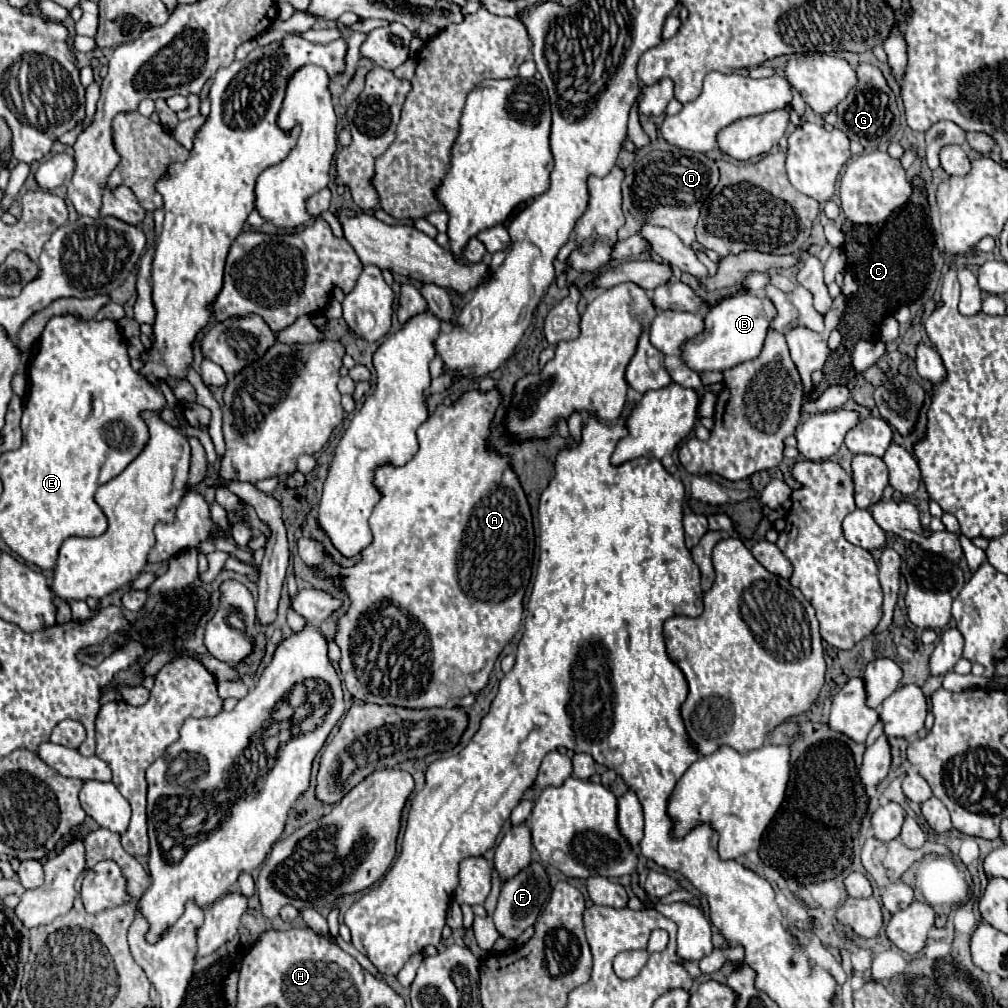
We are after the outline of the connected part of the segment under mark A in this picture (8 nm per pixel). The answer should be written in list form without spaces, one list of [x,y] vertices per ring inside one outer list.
[[[497,387],[491,391],[479,391],[479,389],[467,391],[457,401],[453,401],[451,405],[437,405],[435,411],[429,415],[429,419],[417,429],[419,451],[415,453],[415,457],[401,467],[387,463],[375,471],[375,487],[381,493],[381,499],[375,505],[373,515],[369,519],[373,543],[363,549],[363,557],[359,563],[355,563],[353,567],[341,567],[333,561],[333,557],[329,553],[325,553],[323,543],[319,543],[315,539],[307,539],[307,537],[301,537],[297,542],[298,553],[301,555],[301,559],[305,561],[305,565],[309,565],[317,577],[323,577],[323,579],[335,577],[337,583],[343,587],[343,591],[351,599],[349,609],[337,621],[335,643],[341,649],[339,669],[341,669],[345,687],[353,695],[353,699],[357,699],[357,701],[377,703],[377,705],[415,707],[415,709],[419,709],[419,707],[445,707],[451,697],[463,697],[467,693],[477,693],[487,685],[489,675],[493,671],[493,665],[499,659],[503,647],[519,631],[519,625],[523,619],[523,595],[525,595],[523,581],[529,581],[529,577],[531,577],[535,535],[533,535],[531,509],[529,509],[525,491],[519,483],[519,477],[511,467],[511,457],[501,455],[499,451],[489,447],[491,423],[493,423],[493,417],[495,417],[495,411],[499,405],[501,405],[501,393]]]

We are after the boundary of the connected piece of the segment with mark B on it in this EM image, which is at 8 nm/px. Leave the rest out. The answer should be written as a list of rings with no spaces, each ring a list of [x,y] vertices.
[[[737,293],[719,301],[705,317],[705,331],[683,345],[683,361],[697,373],[705,371],[727,371],[739,363],[755,359],[765,343],[777,309],[767,297],[751,293]]]

